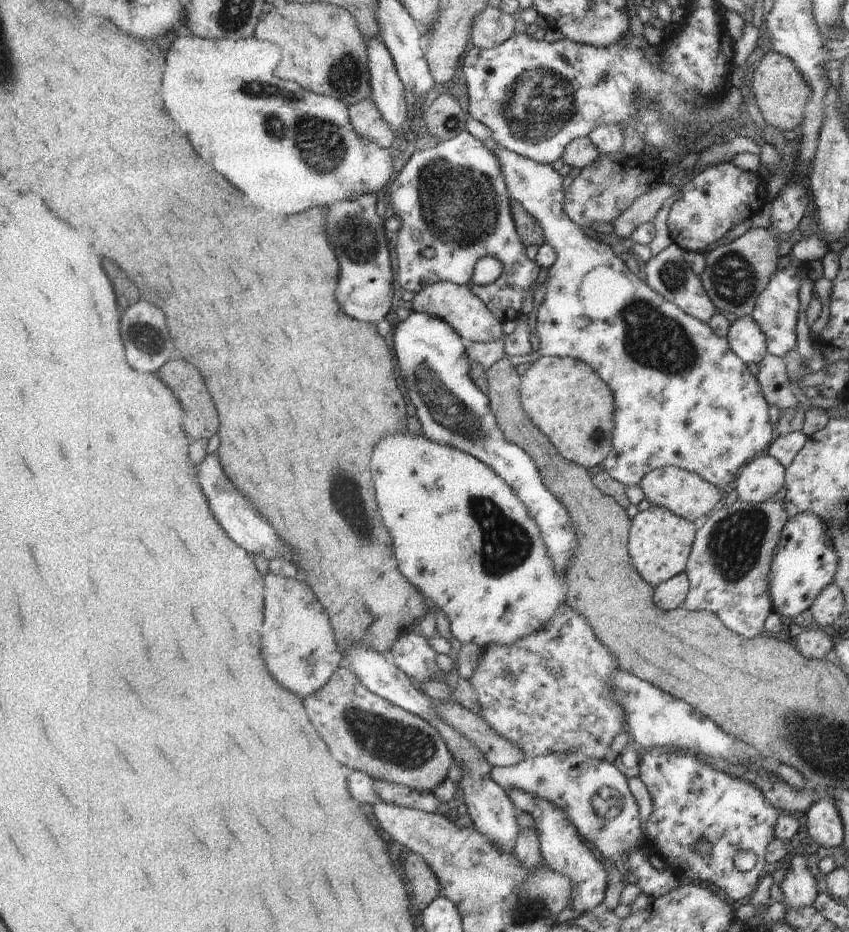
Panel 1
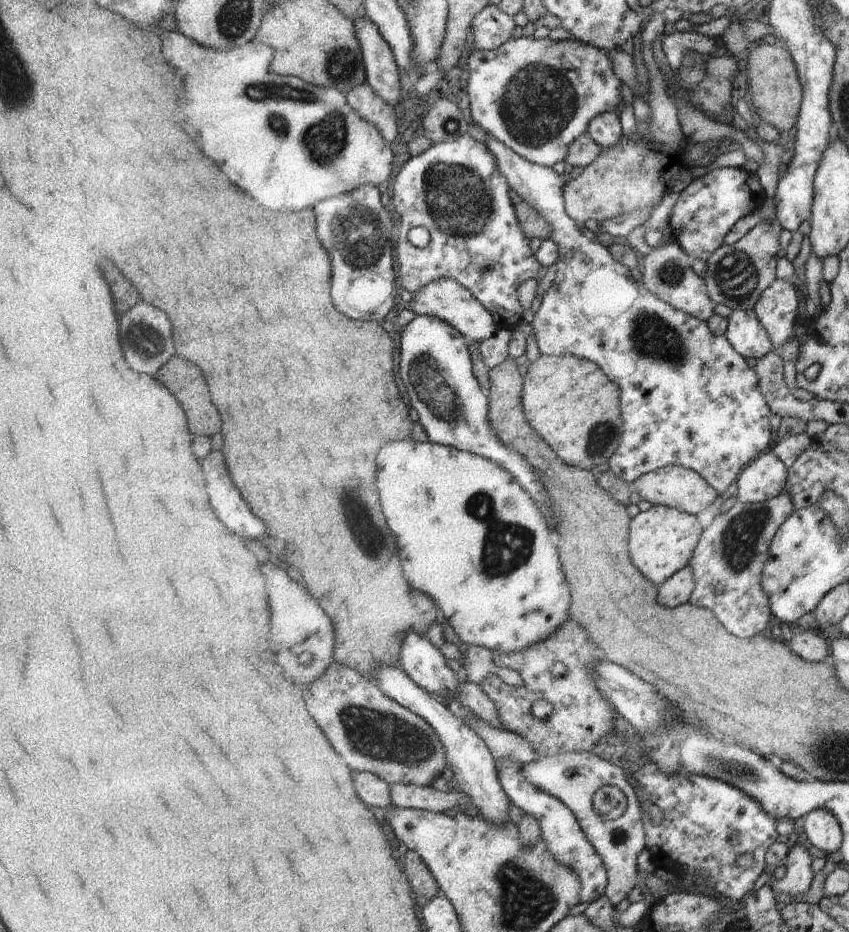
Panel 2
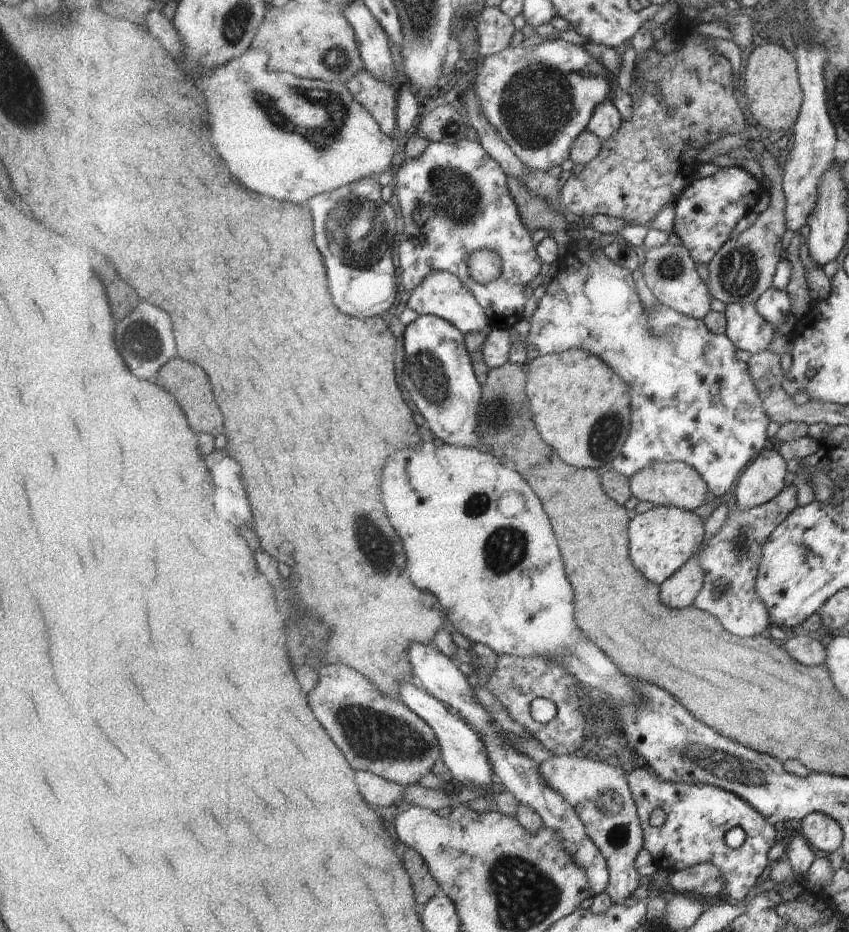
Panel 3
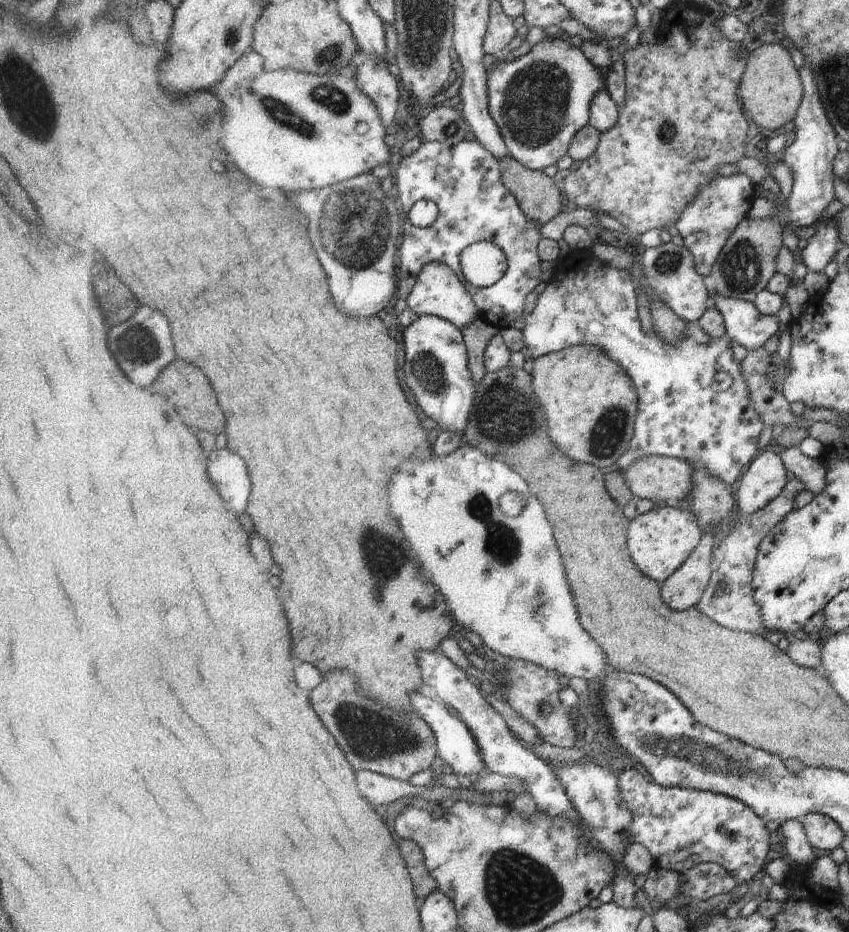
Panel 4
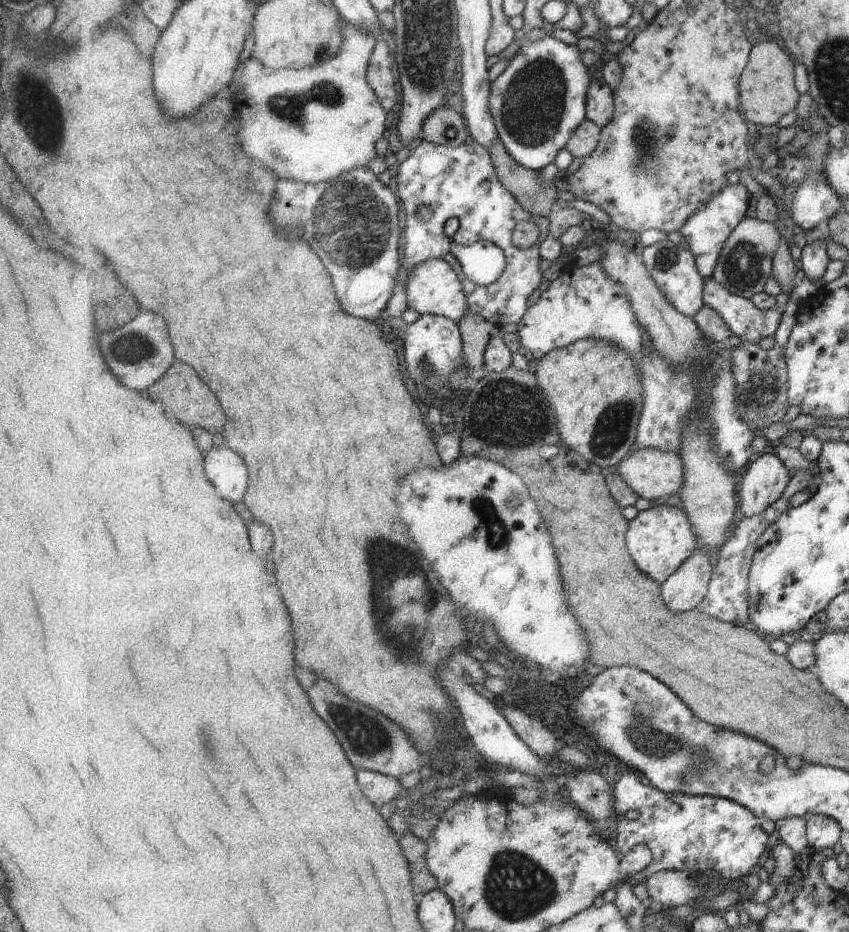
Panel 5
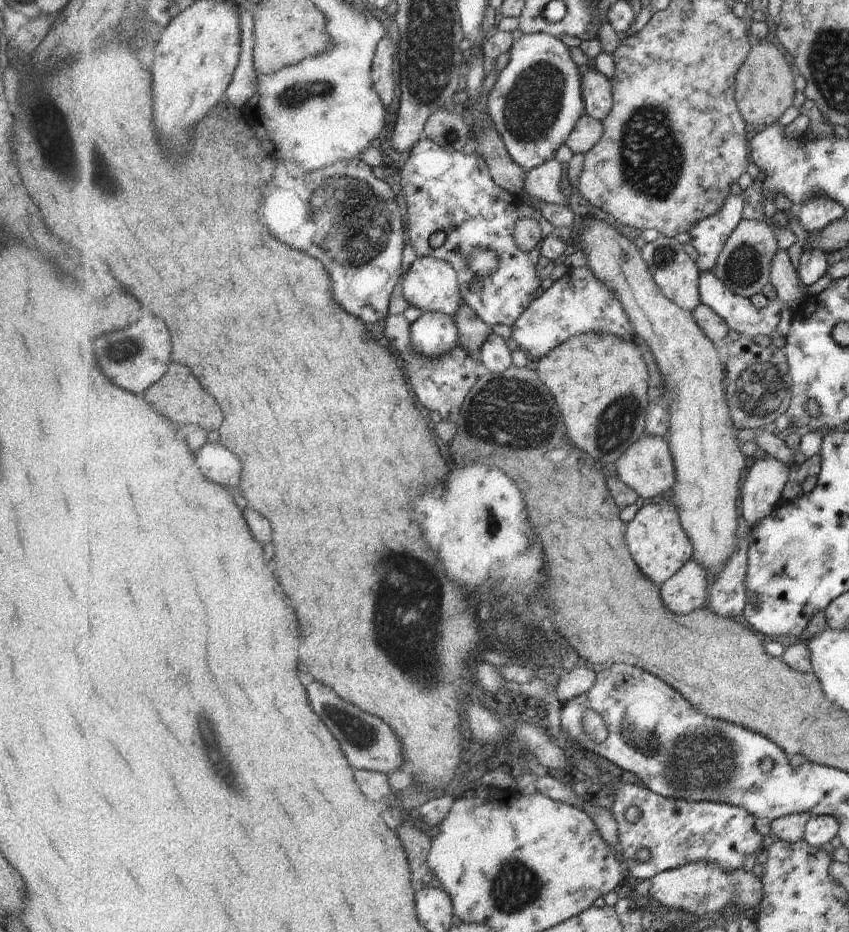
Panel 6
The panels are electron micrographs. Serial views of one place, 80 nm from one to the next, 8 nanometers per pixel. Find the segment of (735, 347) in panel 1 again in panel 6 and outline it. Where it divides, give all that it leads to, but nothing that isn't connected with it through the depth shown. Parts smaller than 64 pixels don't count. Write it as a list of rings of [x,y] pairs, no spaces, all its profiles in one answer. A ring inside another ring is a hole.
[[[712,270],[703,271],[700,276],[700,299],[703,304],[710,306],[723,320],[741,336],[749,337],[763,334],[763,336],[771,337],[776,331],[775,329],[781,322],[781,304],[777,300],[769,303],[769,306],[758,309],[750,298],[734,293],[732,289],[721,280]]]

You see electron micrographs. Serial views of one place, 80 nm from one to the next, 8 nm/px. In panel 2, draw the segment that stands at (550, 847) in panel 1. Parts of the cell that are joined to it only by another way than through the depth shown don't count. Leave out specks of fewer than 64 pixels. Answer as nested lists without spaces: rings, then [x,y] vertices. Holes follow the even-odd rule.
[[[504,760],[497,764],[502,787],[515,806],[525,813],[532,814],[539,821],[542,838],[548,844],[552,855],[581,877],[581,900],[589,906],[606,894],[608,868],[604,858],[584,833],[576,814],[562,800],[530,783],[522,773],[522,766],[521,763],[512,760]]]

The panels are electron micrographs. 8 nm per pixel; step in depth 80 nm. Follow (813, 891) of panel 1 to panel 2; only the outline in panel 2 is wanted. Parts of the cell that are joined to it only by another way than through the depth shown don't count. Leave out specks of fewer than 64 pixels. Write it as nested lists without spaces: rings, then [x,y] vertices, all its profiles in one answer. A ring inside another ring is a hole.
[[[793,845],[783,859],[783,864],[787,867],[785,878],[780,881],[771,879],[770,886],[779,894],[787,892],[793,897],[800,897],[811,888],[815,874],[812,867],[814,858],[803,845]]]

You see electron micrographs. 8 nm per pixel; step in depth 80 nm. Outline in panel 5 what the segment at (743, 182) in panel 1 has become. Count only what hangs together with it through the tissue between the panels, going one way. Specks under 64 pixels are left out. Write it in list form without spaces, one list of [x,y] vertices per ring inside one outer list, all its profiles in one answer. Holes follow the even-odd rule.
[[[727,184],[715,195],[704,209],[696,212],[681,230],[681,235],[688,243],[691,252],[696,256],[697,268],[705,279],[714,276],[714,270],[721,256],[725,243],[730,239],[737,226],[747,218],[751,195],[743,184]]]

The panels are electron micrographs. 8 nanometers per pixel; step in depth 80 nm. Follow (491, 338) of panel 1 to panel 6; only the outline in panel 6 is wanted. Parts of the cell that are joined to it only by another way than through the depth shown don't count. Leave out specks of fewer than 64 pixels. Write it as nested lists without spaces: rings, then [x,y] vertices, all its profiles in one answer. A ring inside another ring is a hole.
[[[417,256],[405,273],[403,294],[411,306],[425,313],[427,311],[442,312],[454,317],[459,307],[465,302],[459,284],[458,272],[452,264],[449,264],[449,261],[434,256]]]

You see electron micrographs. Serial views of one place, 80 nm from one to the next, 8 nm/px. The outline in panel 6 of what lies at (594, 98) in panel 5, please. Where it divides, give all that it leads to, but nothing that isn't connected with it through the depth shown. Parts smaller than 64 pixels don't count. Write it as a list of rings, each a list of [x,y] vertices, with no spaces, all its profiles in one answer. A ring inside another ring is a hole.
[[[593,67],[582,74],[582,96],[586,114],[603,122],[613,106],[612,82]]]

